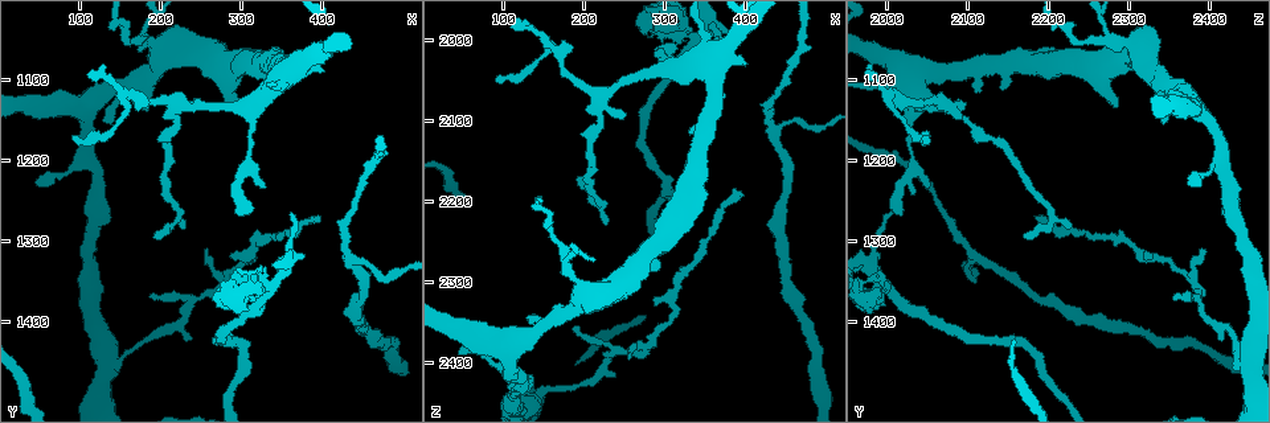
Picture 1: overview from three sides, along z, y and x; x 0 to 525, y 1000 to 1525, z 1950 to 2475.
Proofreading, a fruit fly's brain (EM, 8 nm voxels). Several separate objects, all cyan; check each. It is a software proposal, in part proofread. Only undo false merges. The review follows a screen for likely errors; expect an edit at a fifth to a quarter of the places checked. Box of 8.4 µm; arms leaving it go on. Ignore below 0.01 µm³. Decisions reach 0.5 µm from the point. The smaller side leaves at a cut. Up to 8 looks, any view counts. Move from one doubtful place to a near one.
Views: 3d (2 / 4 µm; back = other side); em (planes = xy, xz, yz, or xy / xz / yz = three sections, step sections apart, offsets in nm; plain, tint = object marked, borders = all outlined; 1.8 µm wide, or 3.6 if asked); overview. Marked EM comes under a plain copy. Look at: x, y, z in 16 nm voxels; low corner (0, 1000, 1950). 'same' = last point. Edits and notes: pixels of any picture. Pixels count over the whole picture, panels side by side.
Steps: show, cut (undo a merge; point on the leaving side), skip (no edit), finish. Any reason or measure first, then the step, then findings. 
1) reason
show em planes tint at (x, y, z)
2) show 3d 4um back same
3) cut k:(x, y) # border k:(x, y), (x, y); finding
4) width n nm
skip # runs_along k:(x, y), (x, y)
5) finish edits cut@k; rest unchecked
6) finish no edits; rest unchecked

a fork
show em yz step 8 tint at (150, 1105, 2355)

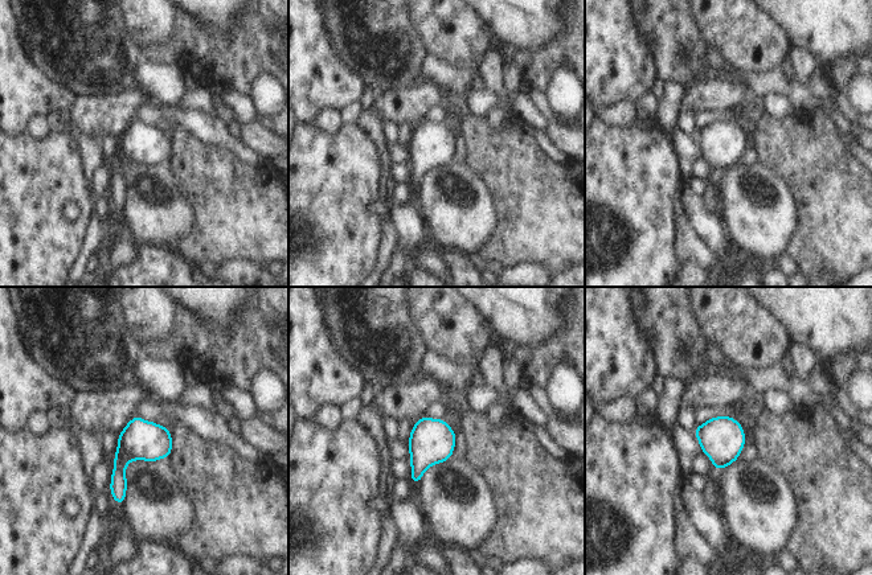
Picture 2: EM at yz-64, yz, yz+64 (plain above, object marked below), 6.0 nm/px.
show em planes tint same

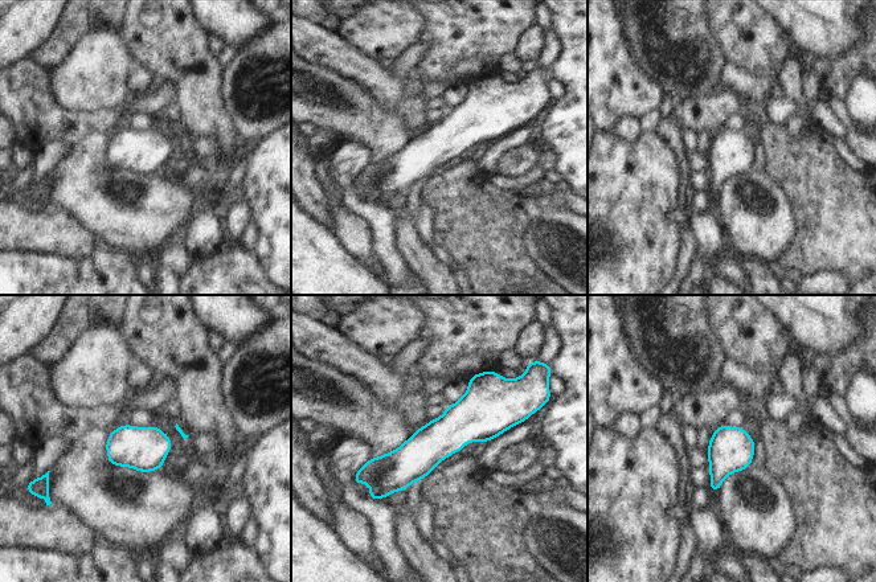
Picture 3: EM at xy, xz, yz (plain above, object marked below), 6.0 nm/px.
skip # runs_along 3:(514, 415), (365, 471); one neuron here

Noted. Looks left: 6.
three arms meet
show em planes tint at (275, 1085, 2270)

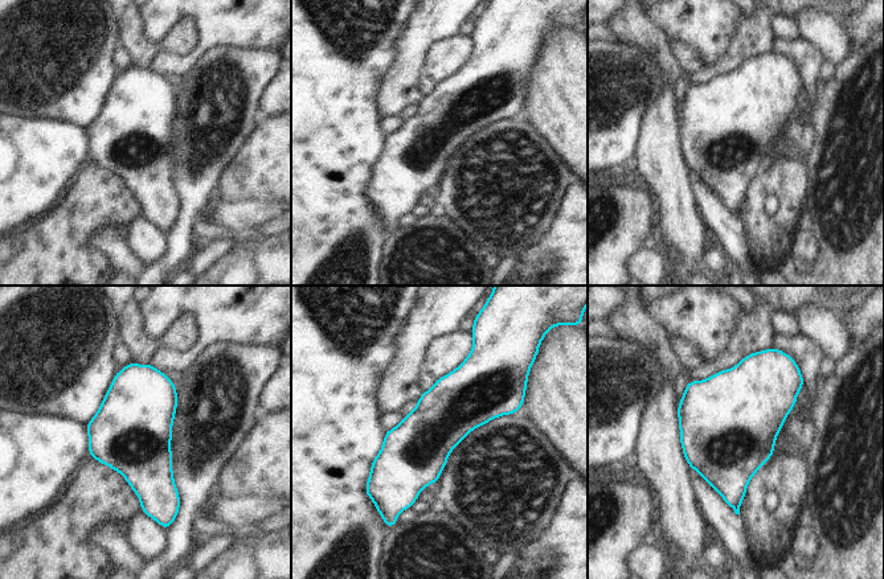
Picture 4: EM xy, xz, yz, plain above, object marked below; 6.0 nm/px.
skip # all the same neuron

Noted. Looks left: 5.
three arms meet
show 3d 4um at (225, 1130, 2070)

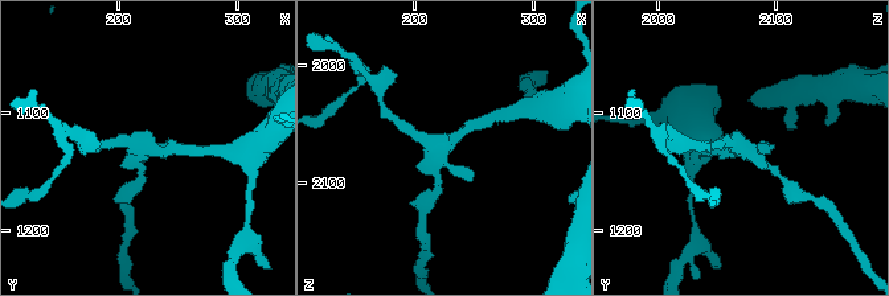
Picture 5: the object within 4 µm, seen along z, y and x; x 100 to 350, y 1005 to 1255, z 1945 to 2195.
show em planes tint at (224, 1130, 2070)

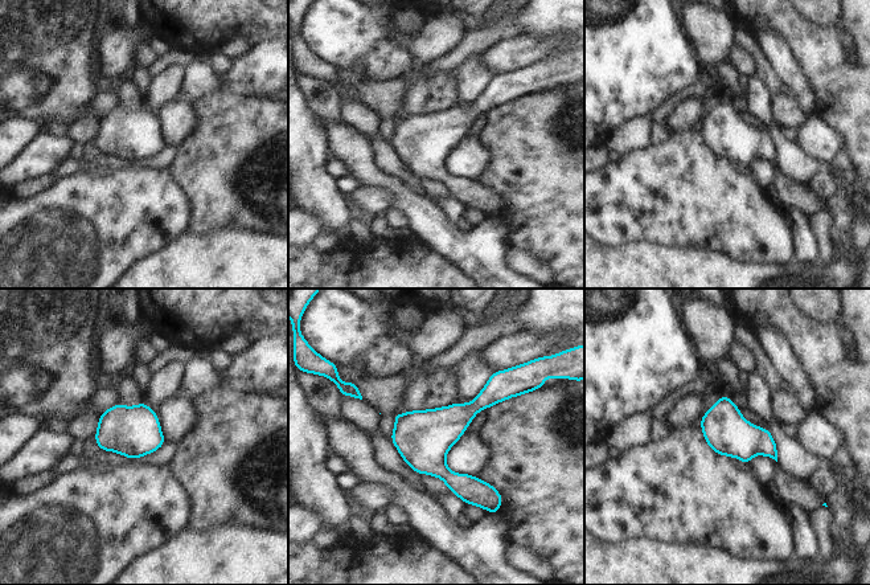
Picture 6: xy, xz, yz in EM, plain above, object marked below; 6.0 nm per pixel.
width 280 nm
skip # one neuron here

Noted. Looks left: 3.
finish no edits; rest unchecked

